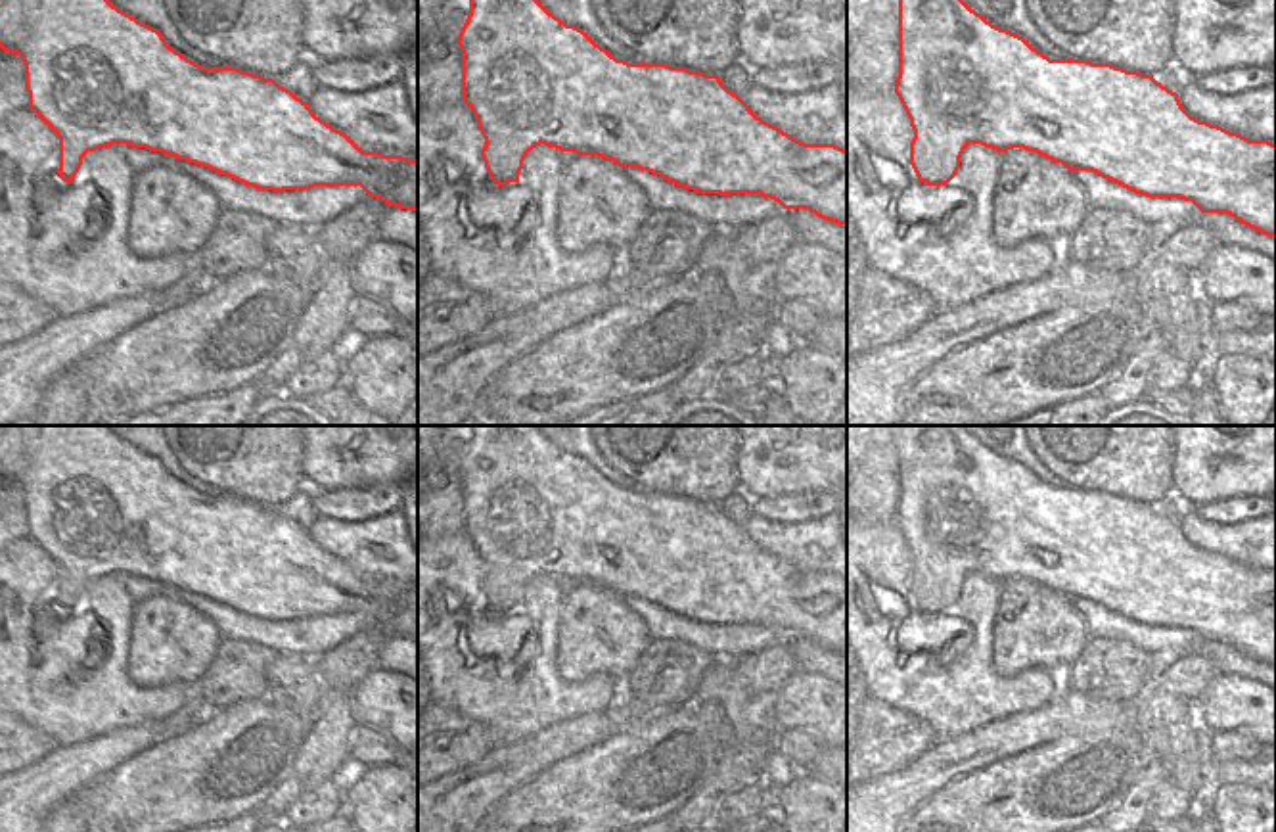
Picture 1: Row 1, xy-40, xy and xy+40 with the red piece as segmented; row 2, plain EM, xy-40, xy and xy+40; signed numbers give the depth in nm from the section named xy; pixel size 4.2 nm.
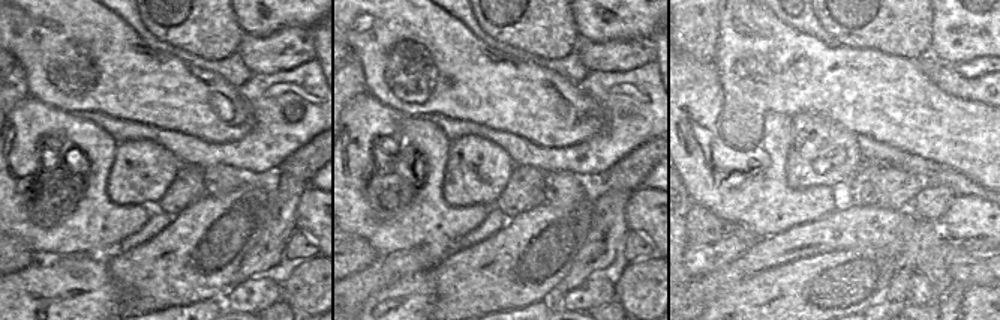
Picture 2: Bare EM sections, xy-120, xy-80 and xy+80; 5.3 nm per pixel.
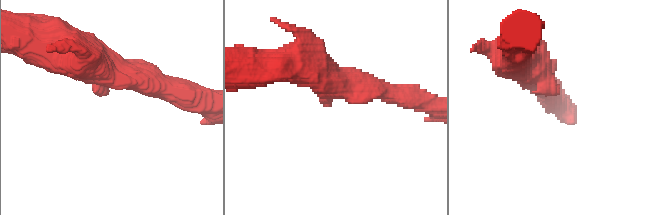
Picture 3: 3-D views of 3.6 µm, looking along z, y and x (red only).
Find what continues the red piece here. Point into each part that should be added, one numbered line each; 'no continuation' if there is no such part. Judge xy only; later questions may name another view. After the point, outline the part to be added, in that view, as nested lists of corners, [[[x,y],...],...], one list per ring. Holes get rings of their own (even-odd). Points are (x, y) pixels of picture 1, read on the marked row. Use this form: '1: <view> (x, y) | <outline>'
1: xy (596, 204) | [[[571,155],[565,159],[561,188],[558,192],[558,245],[567,255],[579,255],[598,243],[619,253],[619,265],[627,263],[627,251],[653,209],[644,192],[617,163],[598,155]]]

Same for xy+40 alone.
1: xy+40 (1035, 198) | [[[1002,151],[991,238],[1004,249],[1027,240],[1067,240],[1090,211],[1073,173],[1035,151]]]

